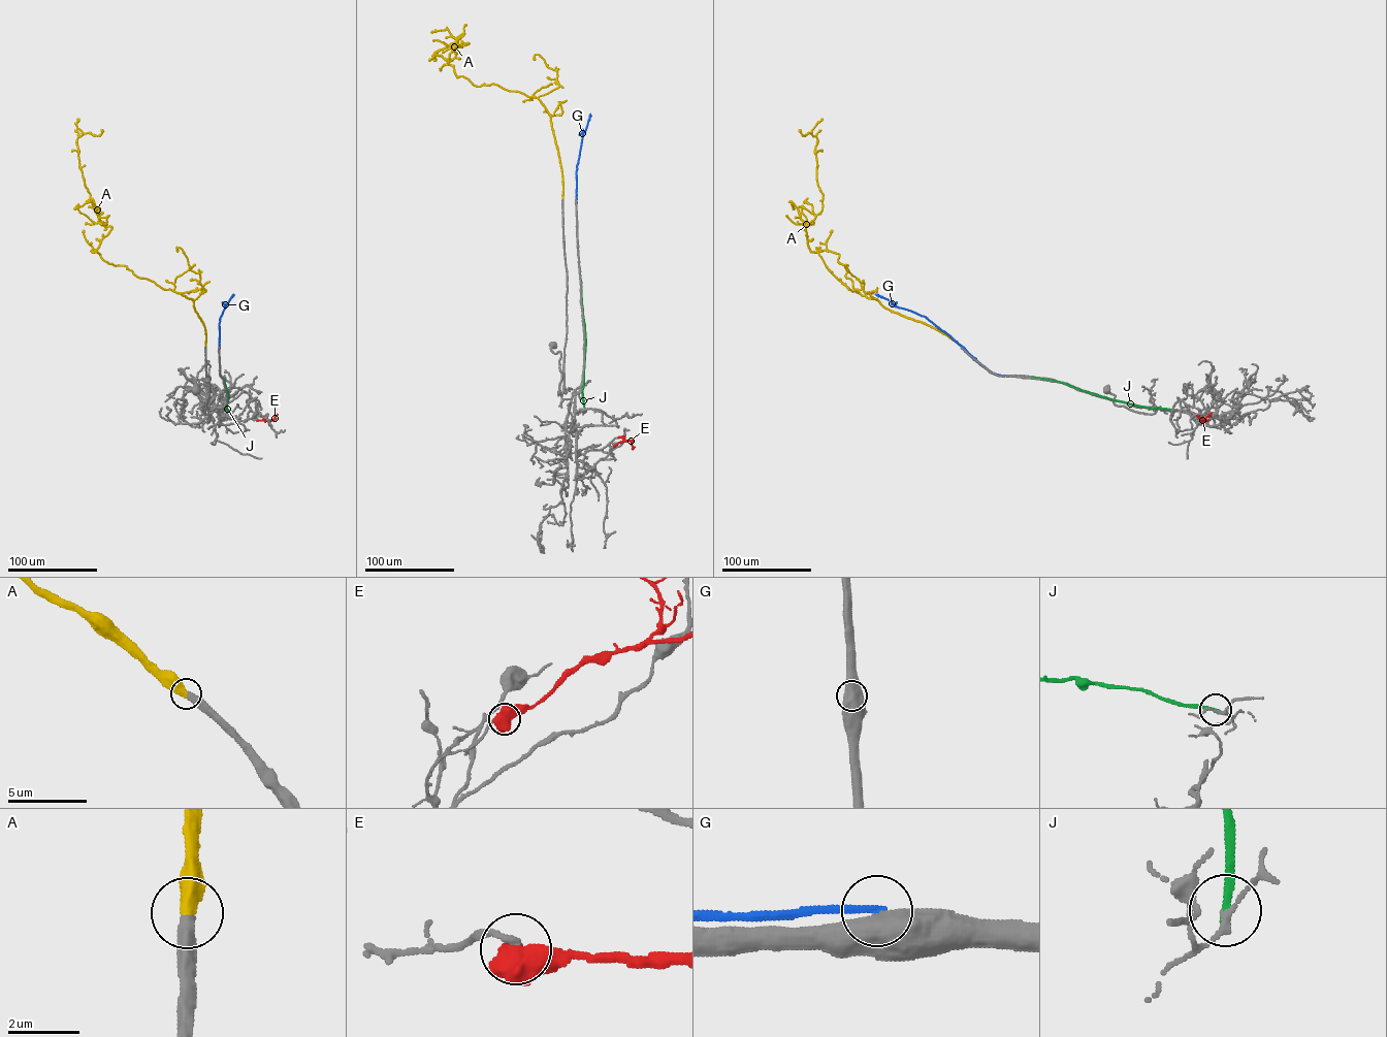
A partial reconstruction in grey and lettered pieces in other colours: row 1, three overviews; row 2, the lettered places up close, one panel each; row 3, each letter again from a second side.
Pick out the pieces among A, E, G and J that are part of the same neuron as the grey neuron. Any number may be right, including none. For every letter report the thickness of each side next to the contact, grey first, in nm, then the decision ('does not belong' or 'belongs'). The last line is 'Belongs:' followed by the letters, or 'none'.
A: 440/500 nm | belongs
E: 160/850 nm | does not belong
G: 850/200 nm | does not belong
J: 130/240 nm | does not belong
Belongs: A

